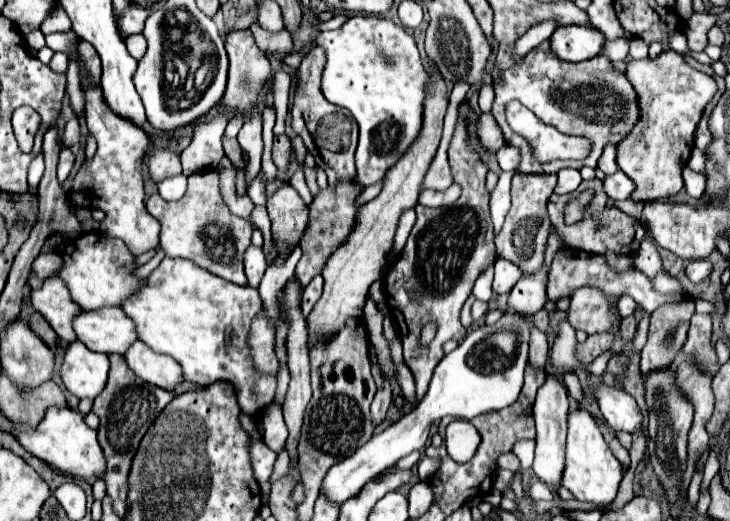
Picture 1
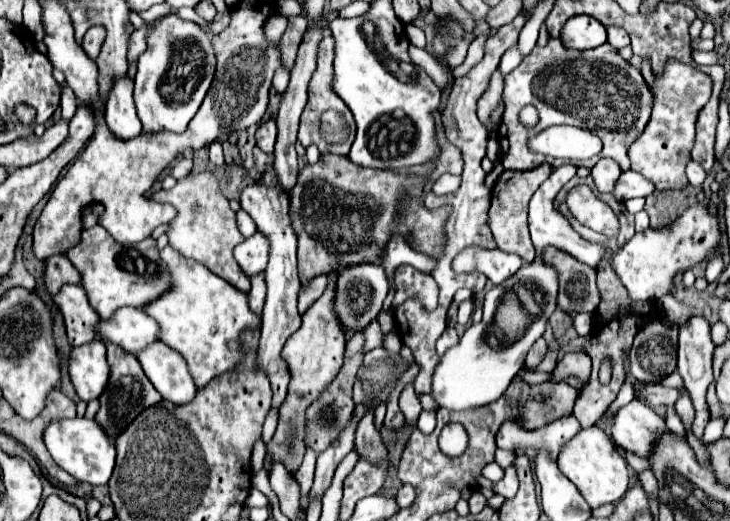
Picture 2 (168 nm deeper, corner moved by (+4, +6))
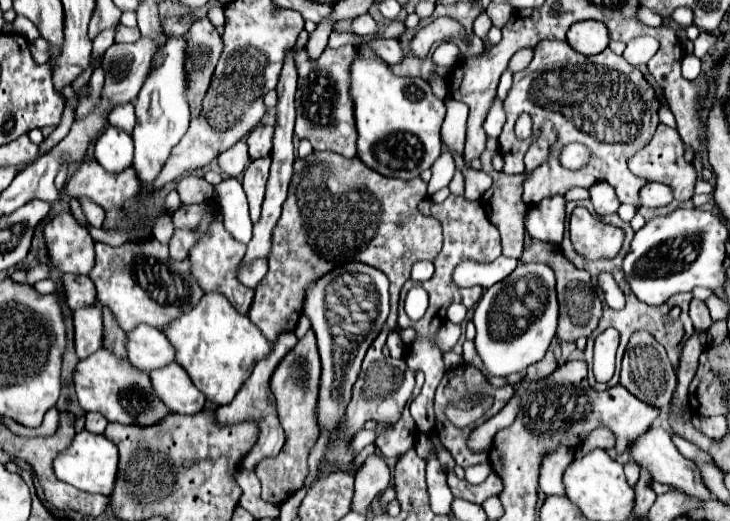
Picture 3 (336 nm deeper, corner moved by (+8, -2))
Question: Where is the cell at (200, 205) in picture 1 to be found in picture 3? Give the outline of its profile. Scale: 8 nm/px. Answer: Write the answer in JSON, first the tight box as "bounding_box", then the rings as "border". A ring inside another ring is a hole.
{"bounding_box":[188,223,254,313],"border":[[[212,223],[210,225],[210,233],[206,233],[196,247],[192,247],[188,259],[192,261],[192,273],[196,273],[196,279],[200,281],[200,287],[206,293],[222,293],[240,313],[248,313],[252,299],[254,299],[254,291],[244,287],[238,279],[236,279],[236,265],[242,261],[246,253],[246,245],[238,243],[226,229],[222,223]]]}

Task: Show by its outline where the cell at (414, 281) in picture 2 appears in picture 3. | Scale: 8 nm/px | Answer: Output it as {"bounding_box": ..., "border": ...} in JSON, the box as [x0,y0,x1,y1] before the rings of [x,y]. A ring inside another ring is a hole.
{"bounding_box":[250,151,442,343],"border":[[[314,151],[308,157],[294,161],[292,185],[288,189],[288,199],[284,201],[282,217],[272,231],[272,251],[268,257],[268,273],[256,287],[256,297],[250,307],[250,319],[256,327],[268,337],[270,343],[278,339],[278,335],[294,331],[298,317],[302,315],[304,293],[316,277],[328,273],[328,269],[342,265],[344,261],[362,261],[372,267],[378,267],[390,279],[390,314],[388,329],[397,327],[400,289],[410,279],[410,269],[416,261],[434,261],[440,253],[442,233],[440,221],[434,217],[426,217],[418,211],[418,203],[426,197],[426,183],[416,177],[412,181],[396,181],[388,179],[374,169],[366,167],[358,157],[344,157],[332,151]]]}

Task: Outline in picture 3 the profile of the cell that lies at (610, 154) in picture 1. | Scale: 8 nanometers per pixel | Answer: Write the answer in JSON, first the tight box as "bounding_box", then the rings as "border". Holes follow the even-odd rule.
{"bounding_box":[590,185,620,217],"border":[[[594,185],[594,189],[590,191],[592,195],[592,203],[594,203],[594,209],[600,217],[604,215],[612,215],[618,211],[620,207],[620,201],[616,197],[616,191],[610,187],[610,185]]]}

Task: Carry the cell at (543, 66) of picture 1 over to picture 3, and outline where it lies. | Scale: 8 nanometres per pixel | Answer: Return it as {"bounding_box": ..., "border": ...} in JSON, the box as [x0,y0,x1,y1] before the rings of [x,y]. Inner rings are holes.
{"bounding_box":[500,39,660,209],"border":[[[544,39],[534,47],[534,57],[532,57],[530,65],[524,71],[514,75],[514,85],[512,85],[512,89],[508,93],[508,99],[504,101],[506,125],[504,125],[504,131],[500,135],[500,153],[502,153],[504,163],[506,163],[504,165],[504,173],[518,173],[518,175],[524,173],[524,161],[522,159],[524,159],[524,153],[528,151],[528,145],[530,145],[530,141],[534,137],[518,139],[514,135],[514,123],[522,113],[528,113],[532,117],[532,131],[534,131],[532,135],[536,135],[540,131],[540,125],[542,125],[544,119],[554,121],[556,133],[558,133],[558,145],[552,147],[550,159],[542,167],[533,171],[531,176],[524,181],[522,199],[525,203],[536,205],[546,197],[564,195],[572,187],[590,189],[594,183],[604,181],[604,183],[610,183],[616,189],[618,199],[622,203],[630,203],[630,205],[634,205],[638,209],[640,207],[640,195],[638,193],[646,185],[646,181],[636,177],[636,175],[632,175],[626,163],[636,151],[640,151],[652,139],[652,135],[654,135],[654,131],[658,127],[658,121],[660,121],[658,119],[658,109],[660,109],[660,101],[654,95],[652,85],[644,79],[640,69],[630,65],[624,57],[616,57],[610,49],[604,49],[598,55],[586,55],[584,57],[584,55],[576,53],[568,45],[568,41],[548,41],[548,39]],[[568,143],[582,143],[592,151],[590,161],[582,169],[572,171],[572,169],[562,167],[560,153]]]}

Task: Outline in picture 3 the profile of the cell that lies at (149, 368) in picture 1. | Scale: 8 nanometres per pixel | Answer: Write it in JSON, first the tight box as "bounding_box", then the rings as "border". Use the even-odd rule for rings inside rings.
{"bounding_box":[150,363,206,415],"border":[[[172,363],[164,369],[156,369],[150,373],[152,385],[162,397],[162,401],[172,409],[174,413],[186,413],[186,415],[196,415],[204,409],[206,397],[196,389],[188,373],[178,365]]]}

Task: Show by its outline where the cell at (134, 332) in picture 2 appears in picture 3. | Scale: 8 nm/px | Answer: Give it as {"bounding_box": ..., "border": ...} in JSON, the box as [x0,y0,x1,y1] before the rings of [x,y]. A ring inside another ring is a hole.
{"bounding_box":[128,325,176,371],"border":[[[138,325],[128,333],[128,359],[142,371],[154,371],[174,363],[176,349],[166,335],[150,325]]]}

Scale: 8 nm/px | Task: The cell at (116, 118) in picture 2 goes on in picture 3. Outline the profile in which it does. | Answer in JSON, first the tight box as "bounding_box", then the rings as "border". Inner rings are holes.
{"bounding_box":[96,125,132,173],"border":[[[108,125],[96,139],[96,161],[108,173],[120,173],[132,165],[132,137],[118,127]]]}

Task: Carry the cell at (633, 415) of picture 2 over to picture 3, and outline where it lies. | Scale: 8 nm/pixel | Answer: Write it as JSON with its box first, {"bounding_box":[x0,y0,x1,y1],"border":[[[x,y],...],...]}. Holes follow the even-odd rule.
{"bounding_box":[630,427,714,499],"border":[[[650,427],[644,435],[640,435],[634,441],[634,445],[630,447],[630,451],[632,451],[632,459],[642,469],[648,469],[648,473],[652,473],[654,481],[670,485],[670,487],[676,487],[678,491],[684,491],[686,495],[696,497],[696,499],[714,499],[714,495],[710,493],[710,489],[704,485],[698,467],[676,449],[676,445],[670,439],[670,433],[666,433],[662,427]]]}

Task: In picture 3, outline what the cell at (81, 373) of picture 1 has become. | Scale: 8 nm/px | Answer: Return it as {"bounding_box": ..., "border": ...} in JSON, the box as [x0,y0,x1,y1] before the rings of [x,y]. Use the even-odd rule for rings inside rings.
{"bounding_box":[74,349,172,427],"border":[[[100,349],[98,353],[78,363],[74,371],[74,387],[84,411],[98,411],[108,421],[118,421],[122,425],[148,427],[160,423],[172,413],[152,389],[148,373],[130,365],[128,359],[118,359],[108,349]]]}

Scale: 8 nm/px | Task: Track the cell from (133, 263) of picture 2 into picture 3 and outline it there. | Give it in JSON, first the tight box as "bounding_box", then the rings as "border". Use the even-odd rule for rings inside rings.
{"bounding_box":[90,237,204,331],"border":[[[154,237],[120,247],[96,243],[96,265],[90,273],[96,285],[98,301],[116,315],[124,331],[136,329],[140,323],[164,329],[180,315],[188,313],[204,295],[198,281],[190,271],[190,261],[172,261],[172,289],[170,289],[170,255],[168,245],[158,243]]]}

